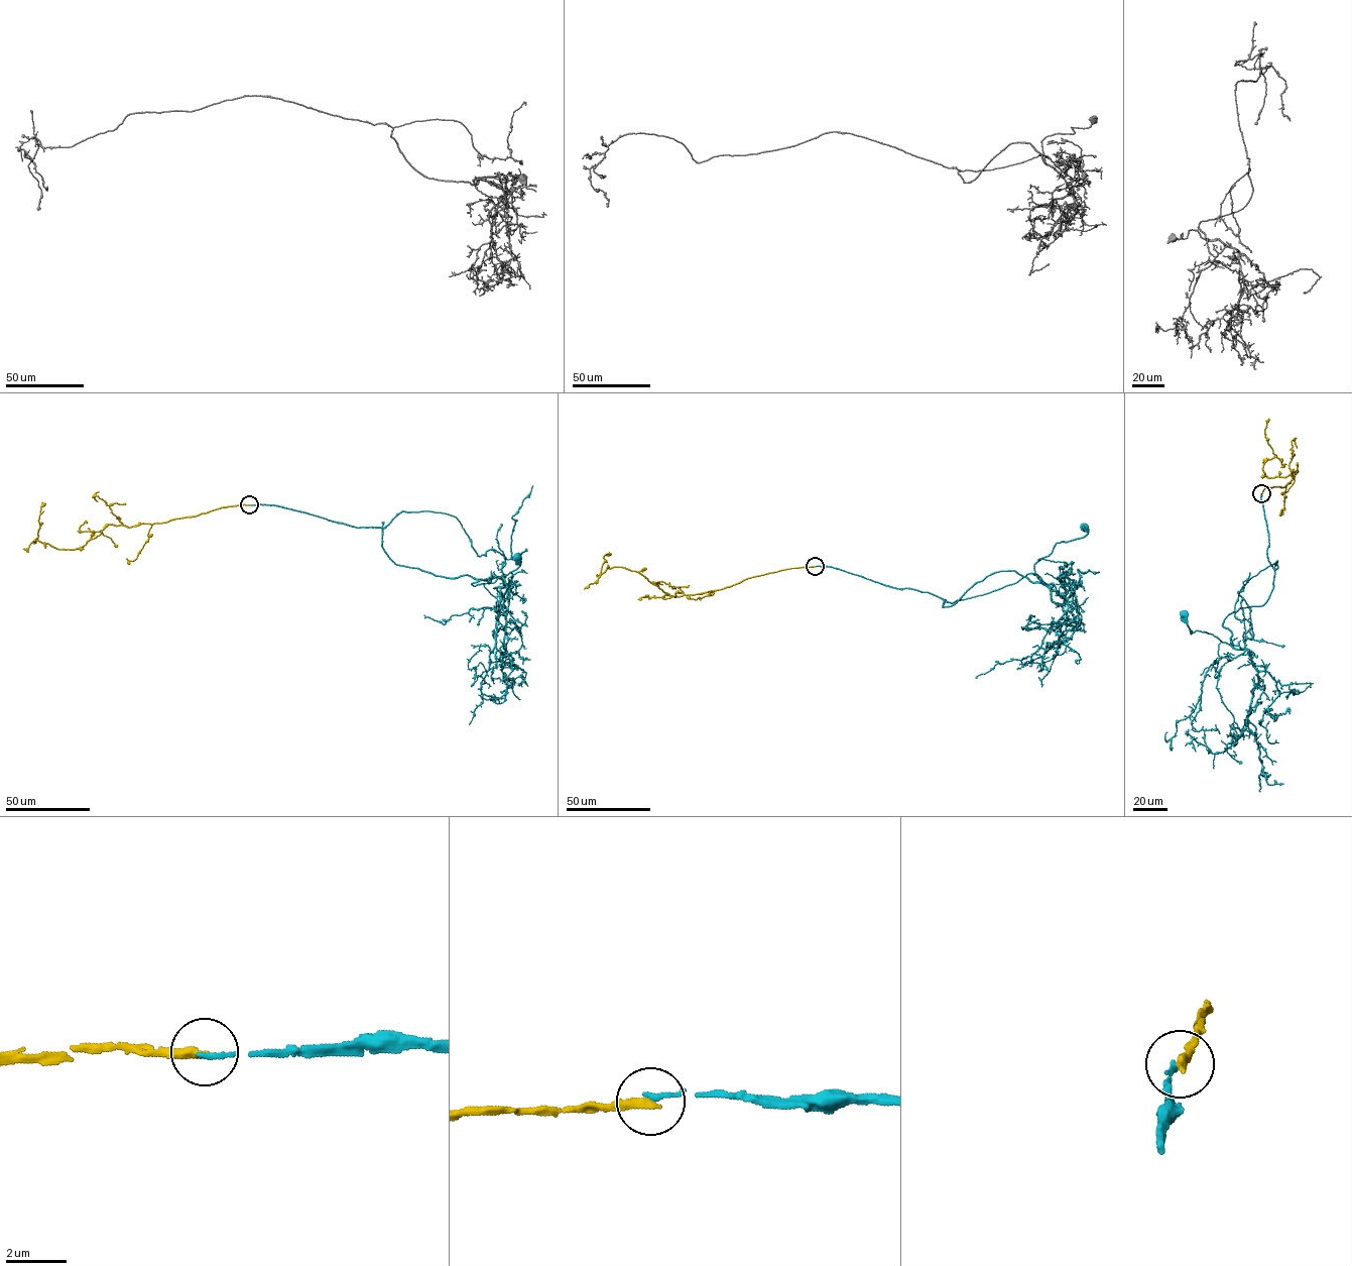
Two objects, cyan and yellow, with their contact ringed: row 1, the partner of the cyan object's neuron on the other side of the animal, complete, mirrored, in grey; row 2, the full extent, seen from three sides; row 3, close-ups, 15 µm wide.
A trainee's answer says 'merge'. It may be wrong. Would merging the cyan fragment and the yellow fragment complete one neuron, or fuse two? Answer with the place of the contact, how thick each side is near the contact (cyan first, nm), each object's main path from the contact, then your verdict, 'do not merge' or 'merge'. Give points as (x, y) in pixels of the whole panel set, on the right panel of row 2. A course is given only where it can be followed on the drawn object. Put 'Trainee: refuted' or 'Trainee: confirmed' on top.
Trainee: refuted
(1261, 493) | 160/280 nm | cyan via (1261, 493), (1267, 556), (1274, 571), (1268, 598), (1224, 619), (1233, 647), (1204, 631), (1191, 634), (1182, 614) | yellow via (1261, 493), (1265, 487), (1284, 487), (1294, 477), (1265, 475), (1263, 465), (1275, 456), (1265, 436), (1267, 420) | do not merge

